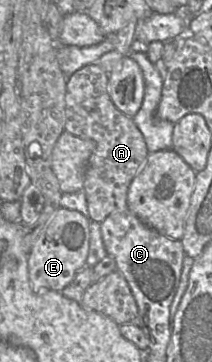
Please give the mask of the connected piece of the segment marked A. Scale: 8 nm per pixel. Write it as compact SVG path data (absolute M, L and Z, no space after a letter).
M90 64L76 71L66 78L66 108L65 131L79 138L95 142L95 149L91 154L84 173L83 192L86 196L88 217L91 221L103 222L111 214L128 210L127 193L135 176L142 169L149 151L143 134L134 123L133 118L120 112L112 102L107 86L109 75L98 64Z

